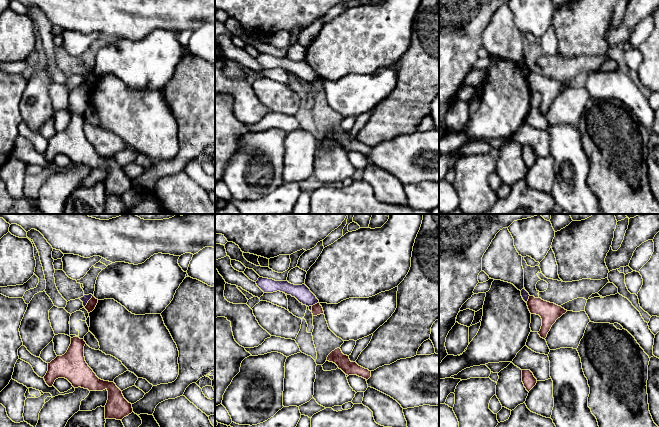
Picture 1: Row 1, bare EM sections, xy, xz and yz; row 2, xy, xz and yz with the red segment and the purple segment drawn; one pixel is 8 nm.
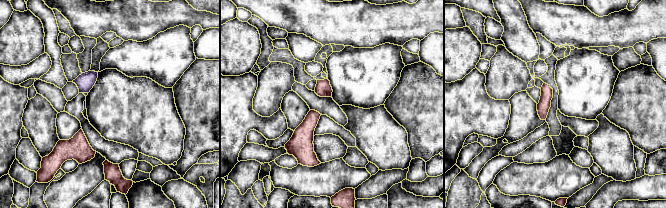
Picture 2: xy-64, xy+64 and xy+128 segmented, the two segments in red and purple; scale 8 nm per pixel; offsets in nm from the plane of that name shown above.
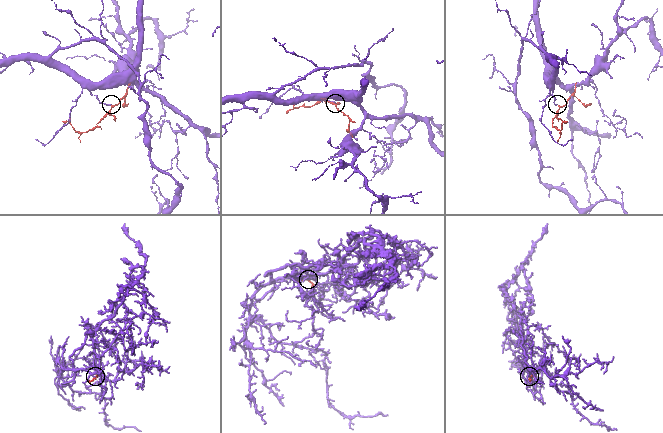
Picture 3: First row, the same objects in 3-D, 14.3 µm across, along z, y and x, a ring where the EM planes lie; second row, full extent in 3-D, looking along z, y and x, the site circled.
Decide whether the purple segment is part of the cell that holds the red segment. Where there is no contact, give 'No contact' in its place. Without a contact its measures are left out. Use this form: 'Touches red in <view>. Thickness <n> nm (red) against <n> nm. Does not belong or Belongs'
Touches red in xy. Thickness 70 nm (red) against 60 nm. Does not belong

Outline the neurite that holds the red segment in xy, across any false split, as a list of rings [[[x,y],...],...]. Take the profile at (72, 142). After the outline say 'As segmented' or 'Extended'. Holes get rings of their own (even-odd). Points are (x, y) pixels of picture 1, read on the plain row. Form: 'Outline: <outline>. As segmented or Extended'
Outline: [[[79,113],[71,114],[67,128],[57,132],[48,139],[48,147],[43,153],[46,160],[52,163],[58,154],[67,155],[74,164],[84,164],[89,167],[108,167],[105,181],[105,195],[121,196],[133,188],[132,180],[123,172],[122,167],[114,158],[99,155],[88,142],[84,133],[86,118]]]. As segmented

